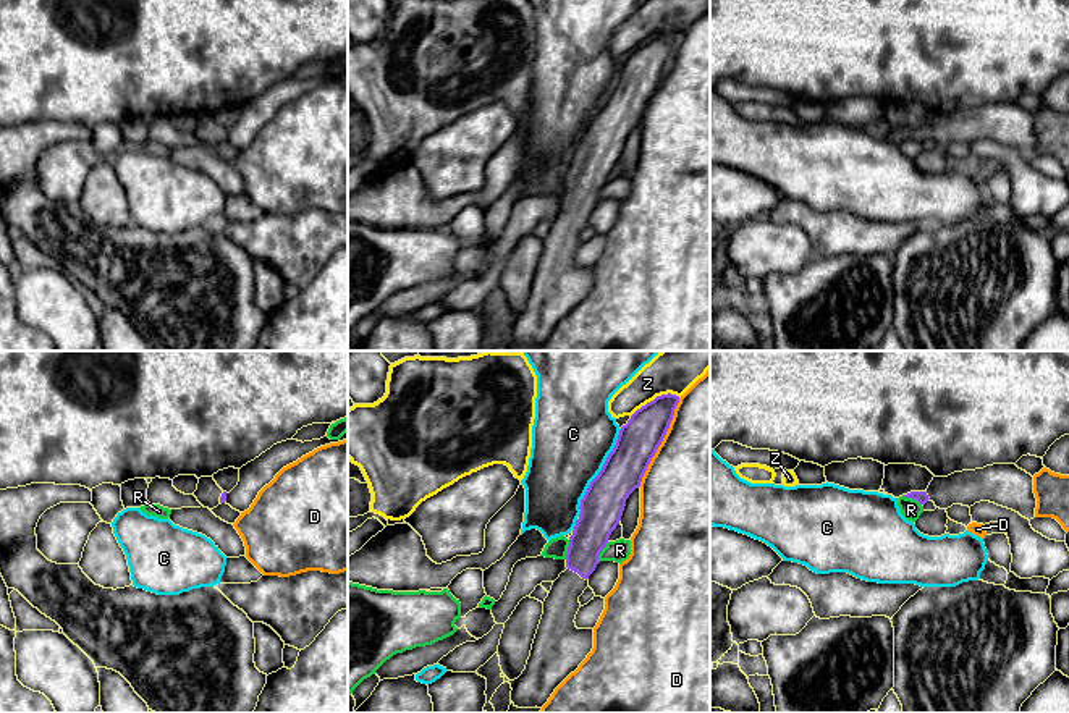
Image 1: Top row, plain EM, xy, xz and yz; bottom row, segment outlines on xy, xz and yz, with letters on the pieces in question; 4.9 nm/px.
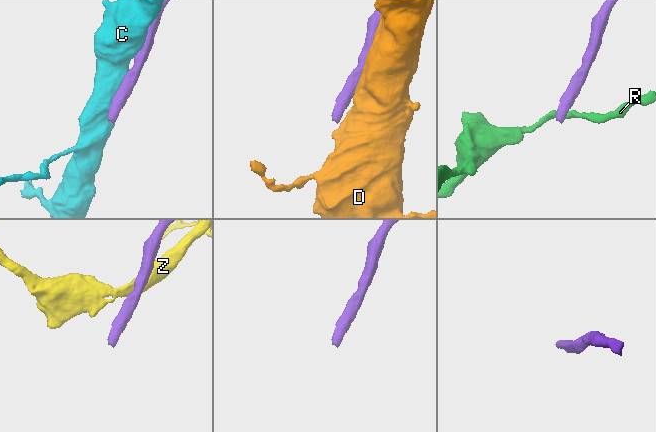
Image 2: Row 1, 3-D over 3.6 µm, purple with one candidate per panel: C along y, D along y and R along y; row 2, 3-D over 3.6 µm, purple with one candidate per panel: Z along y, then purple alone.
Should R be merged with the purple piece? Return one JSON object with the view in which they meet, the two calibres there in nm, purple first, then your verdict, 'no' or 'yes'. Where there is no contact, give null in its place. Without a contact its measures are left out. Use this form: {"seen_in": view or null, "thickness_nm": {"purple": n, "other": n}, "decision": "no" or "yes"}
{"seen_in": "xz", "thickness_nm": {"purple": 220, "other": 110}, "decision": "no"}

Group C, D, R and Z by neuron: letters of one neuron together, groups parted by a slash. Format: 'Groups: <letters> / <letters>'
Groups: C / D / R / Z

